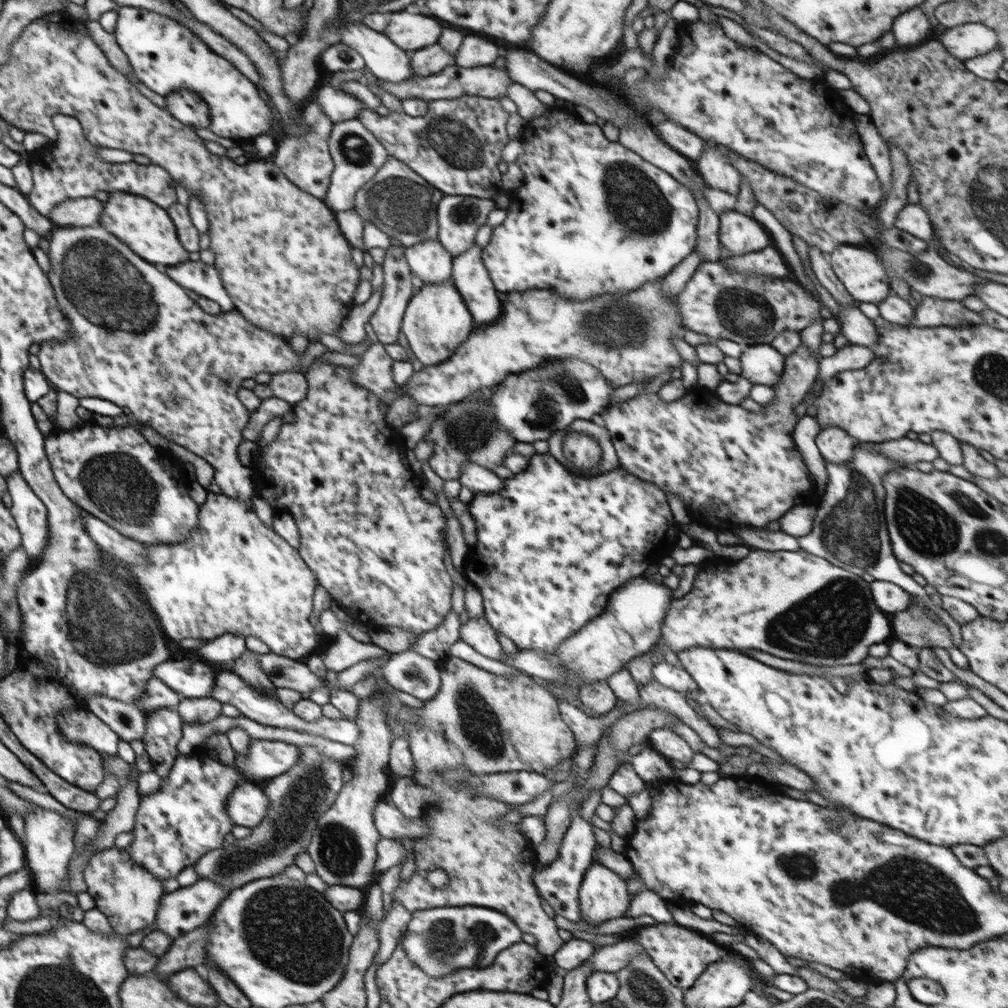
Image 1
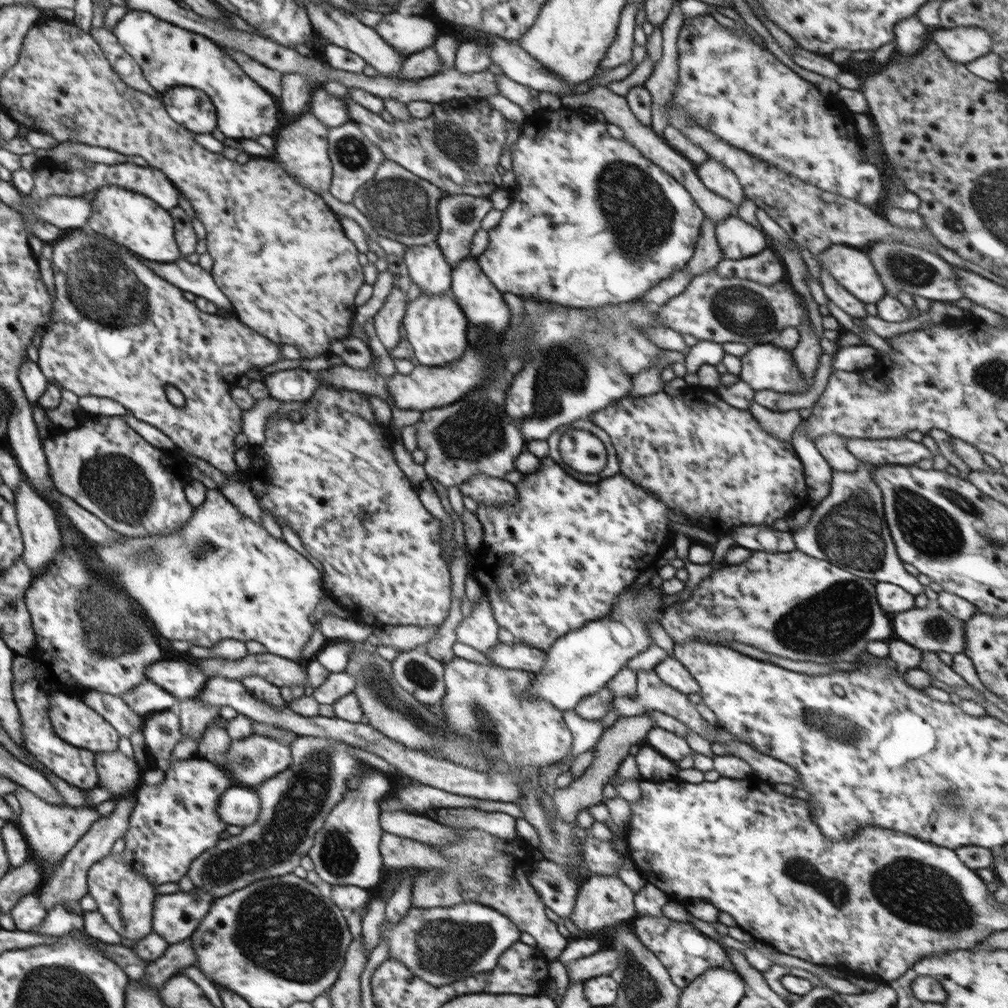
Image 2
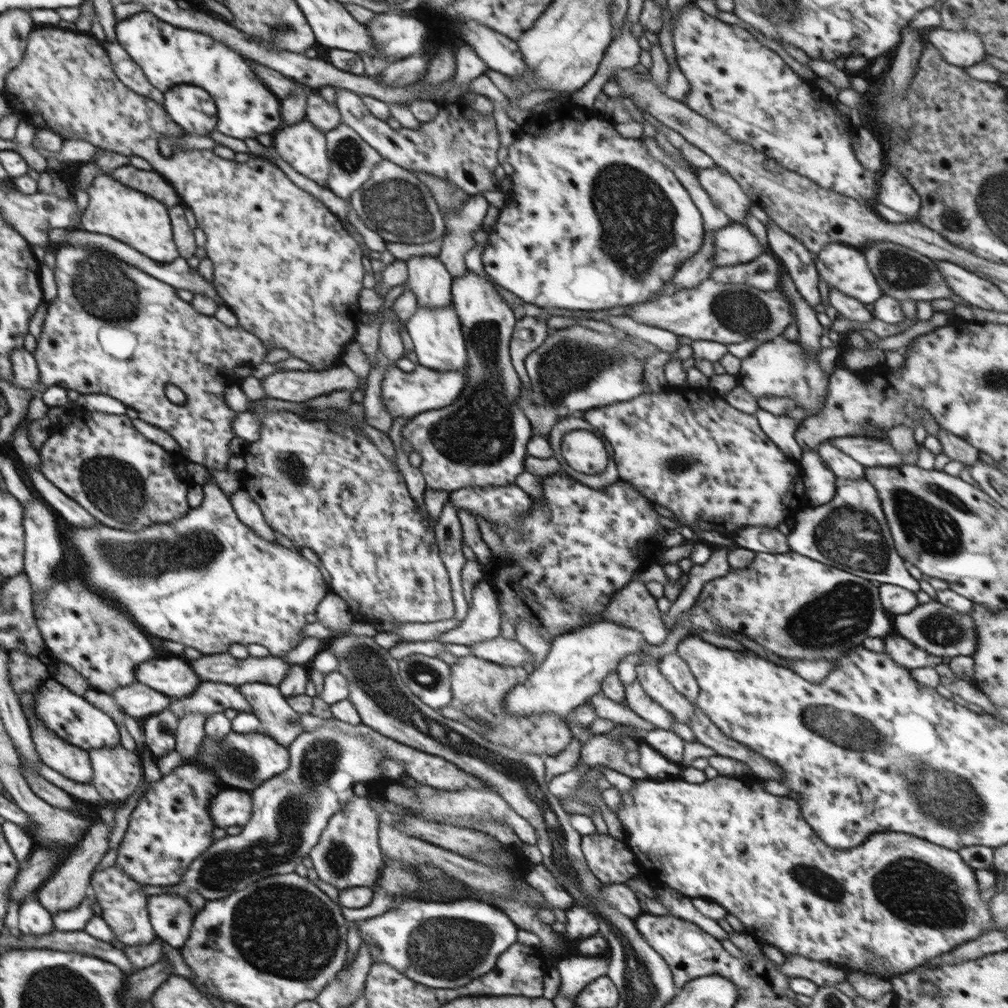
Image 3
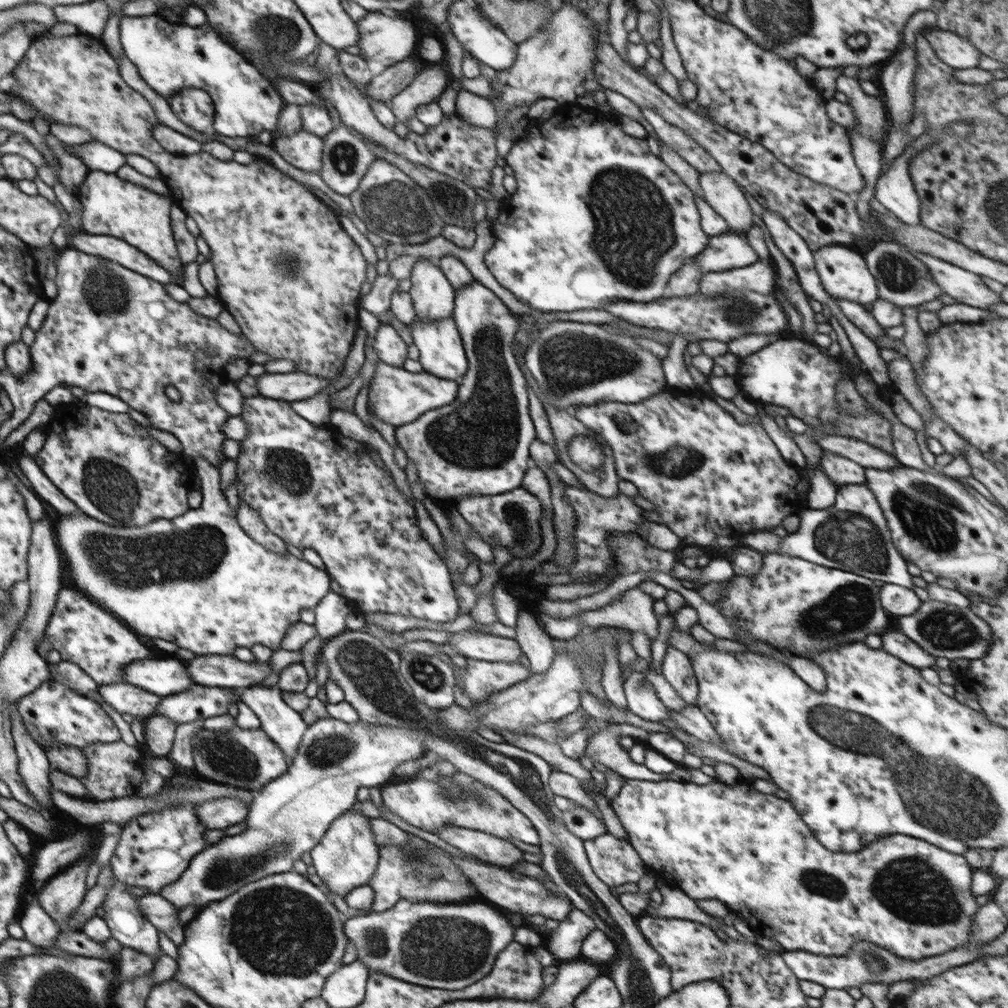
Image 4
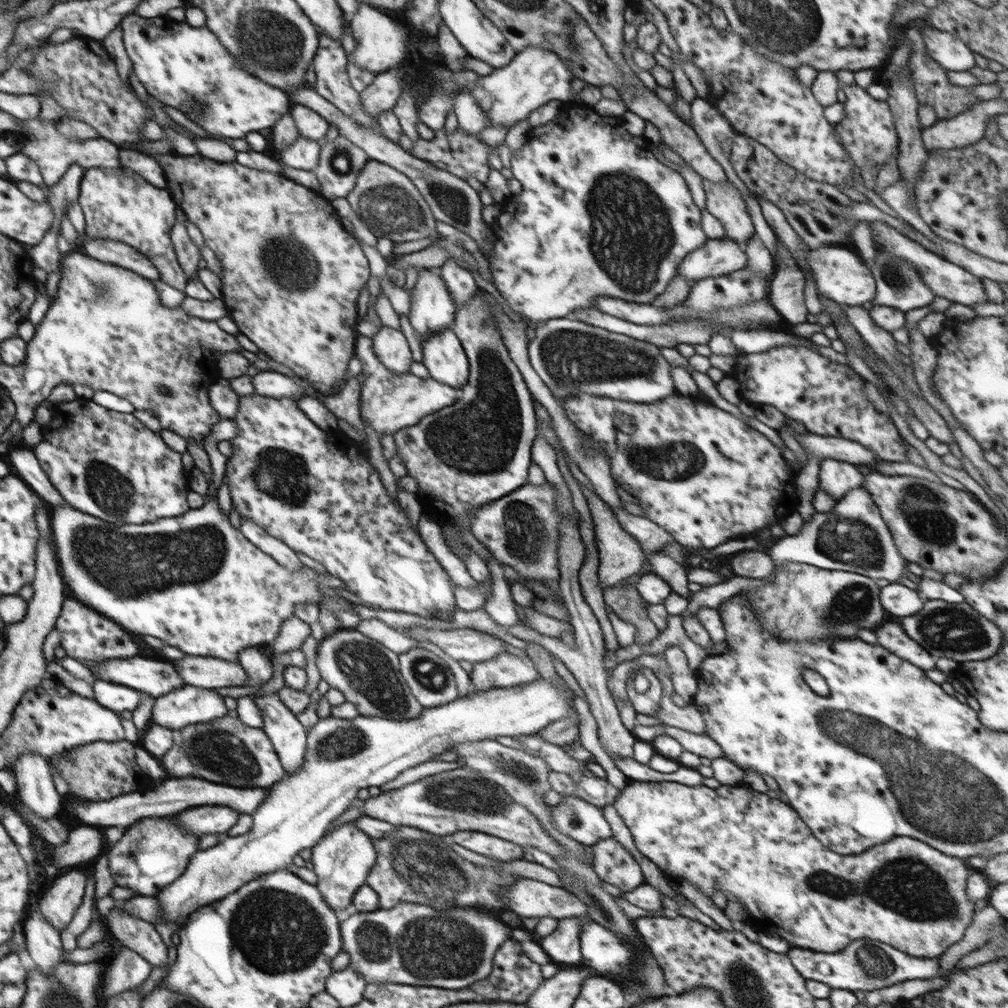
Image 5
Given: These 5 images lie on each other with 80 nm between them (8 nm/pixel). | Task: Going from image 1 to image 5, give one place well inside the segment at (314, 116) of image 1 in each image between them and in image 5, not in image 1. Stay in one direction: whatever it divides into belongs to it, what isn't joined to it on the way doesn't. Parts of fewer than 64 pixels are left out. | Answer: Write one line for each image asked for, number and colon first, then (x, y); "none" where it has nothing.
2: (302, 147)
3: (303, 146)
4: (303, 150)
5: (304, 155)

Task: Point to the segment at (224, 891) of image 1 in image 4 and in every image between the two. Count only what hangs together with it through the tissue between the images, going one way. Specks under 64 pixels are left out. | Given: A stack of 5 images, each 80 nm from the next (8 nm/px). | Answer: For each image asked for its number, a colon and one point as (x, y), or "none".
2: (175, 916)
3: (171, 916)
4: (162, 914)

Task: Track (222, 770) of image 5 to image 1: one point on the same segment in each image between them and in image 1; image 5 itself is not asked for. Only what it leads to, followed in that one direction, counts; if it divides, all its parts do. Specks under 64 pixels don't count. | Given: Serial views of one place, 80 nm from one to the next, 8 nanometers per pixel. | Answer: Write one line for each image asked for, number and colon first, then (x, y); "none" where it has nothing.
1: (265, 759)
2: (249, 762)
3: (243, 761)
4: (243, 758)

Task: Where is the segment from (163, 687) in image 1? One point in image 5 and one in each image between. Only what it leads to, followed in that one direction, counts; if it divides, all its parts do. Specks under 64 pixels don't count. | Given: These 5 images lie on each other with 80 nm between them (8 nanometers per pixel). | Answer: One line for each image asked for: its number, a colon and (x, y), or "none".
2: (147, 697)
3: (137, 700)
4: (125, 698)
5: (117, 697)

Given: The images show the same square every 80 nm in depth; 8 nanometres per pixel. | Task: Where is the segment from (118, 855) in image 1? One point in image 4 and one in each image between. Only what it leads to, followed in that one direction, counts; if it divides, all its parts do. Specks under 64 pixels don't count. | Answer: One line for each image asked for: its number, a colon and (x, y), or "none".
2: (125, 898)
3: (124, 905)
4: (128, 925)

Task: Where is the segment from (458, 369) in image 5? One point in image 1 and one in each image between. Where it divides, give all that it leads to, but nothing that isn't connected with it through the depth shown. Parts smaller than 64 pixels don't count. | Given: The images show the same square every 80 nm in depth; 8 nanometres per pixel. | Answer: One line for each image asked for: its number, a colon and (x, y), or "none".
1: (436, 322)
2: (436, 326)
3: (438, 340)
4: (441, 349)

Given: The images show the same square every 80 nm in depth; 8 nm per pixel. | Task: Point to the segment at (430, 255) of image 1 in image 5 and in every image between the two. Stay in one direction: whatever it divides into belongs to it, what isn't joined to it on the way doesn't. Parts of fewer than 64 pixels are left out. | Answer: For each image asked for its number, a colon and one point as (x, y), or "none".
2: (428, 269)
3: (428, 279)
4: (433, 297)
5: (432, 309)

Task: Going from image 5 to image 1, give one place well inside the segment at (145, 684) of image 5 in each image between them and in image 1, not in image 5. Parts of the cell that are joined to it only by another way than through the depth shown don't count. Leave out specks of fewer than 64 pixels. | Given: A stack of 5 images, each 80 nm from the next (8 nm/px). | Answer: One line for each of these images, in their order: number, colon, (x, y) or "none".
1: (194, 680)
2: (183, 680)
3: (174, 678)
4: (164, 677)

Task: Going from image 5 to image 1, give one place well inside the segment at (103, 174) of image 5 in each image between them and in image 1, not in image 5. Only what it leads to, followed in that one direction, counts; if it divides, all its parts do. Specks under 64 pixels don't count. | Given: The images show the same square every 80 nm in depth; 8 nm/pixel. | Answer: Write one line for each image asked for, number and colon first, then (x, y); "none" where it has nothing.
1: (146, 228)
2: (127, 217)
3: (139, 220)
4: (111, 206)

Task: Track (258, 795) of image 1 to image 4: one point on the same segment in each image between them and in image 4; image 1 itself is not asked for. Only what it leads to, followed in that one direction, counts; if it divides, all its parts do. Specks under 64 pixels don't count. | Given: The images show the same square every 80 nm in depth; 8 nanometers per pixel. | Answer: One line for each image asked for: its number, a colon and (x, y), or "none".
2: (238, 806)
3: (230, 807)
4: (220, 813)

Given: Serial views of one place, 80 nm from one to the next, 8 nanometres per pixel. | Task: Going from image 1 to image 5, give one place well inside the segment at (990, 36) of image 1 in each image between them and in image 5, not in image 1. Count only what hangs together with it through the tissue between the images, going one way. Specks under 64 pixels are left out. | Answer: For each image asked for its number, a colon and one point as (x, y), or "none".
2: (963, 45)
3: (964, 49)
4: (958, 53)
5: (951, 53)

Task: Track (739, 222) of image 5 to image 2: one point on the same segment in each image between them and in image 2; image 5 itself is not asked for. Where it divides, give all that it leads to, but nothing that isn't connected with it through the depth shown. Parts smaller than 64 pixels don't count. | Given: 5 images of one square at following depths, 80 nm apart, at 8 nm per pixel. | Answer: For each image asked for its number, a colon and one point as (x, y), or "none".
2: (718, 178)
3: (724, 190)
4: (724, 195)

